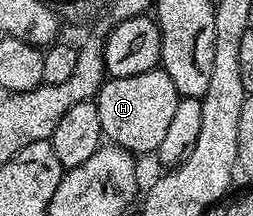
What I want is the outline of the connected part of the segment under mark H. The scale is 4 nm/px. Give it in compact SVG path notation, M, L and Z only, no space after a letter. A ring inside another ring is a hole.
M159 66L146 70L146 74L130 74L130 78L105 79L94 97L104 140L133 154L155 154L158 146L162 146L162 138L174 118L174 109L180 99L180 91Z

